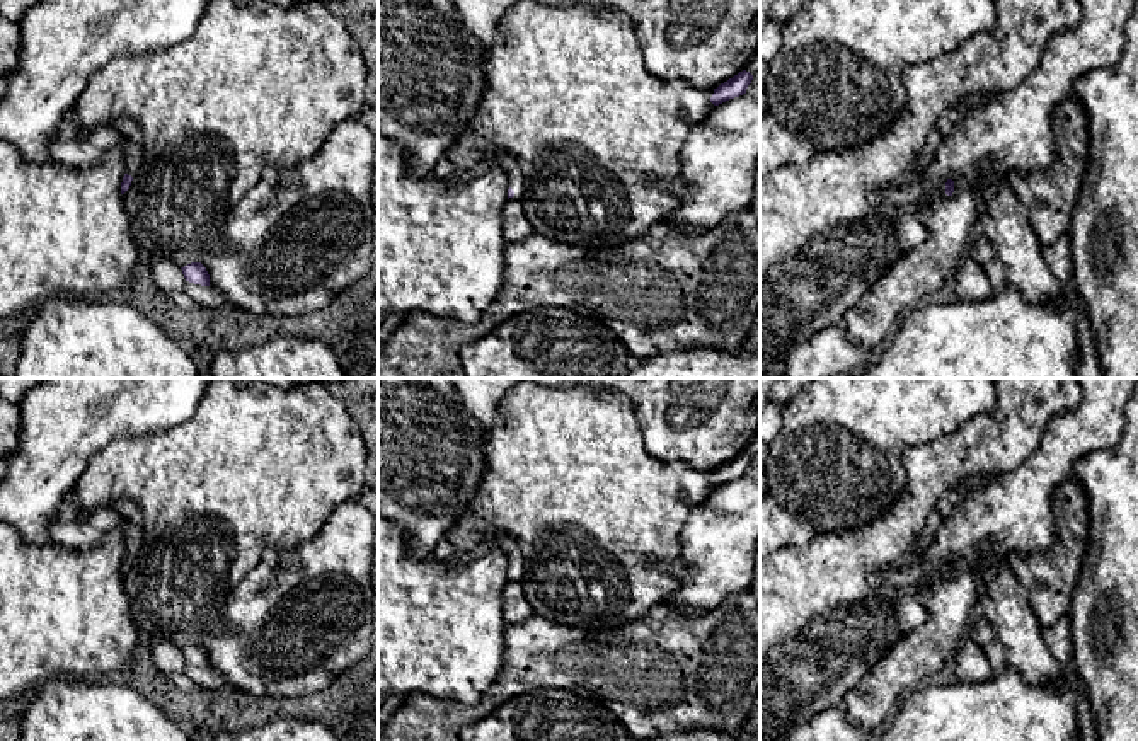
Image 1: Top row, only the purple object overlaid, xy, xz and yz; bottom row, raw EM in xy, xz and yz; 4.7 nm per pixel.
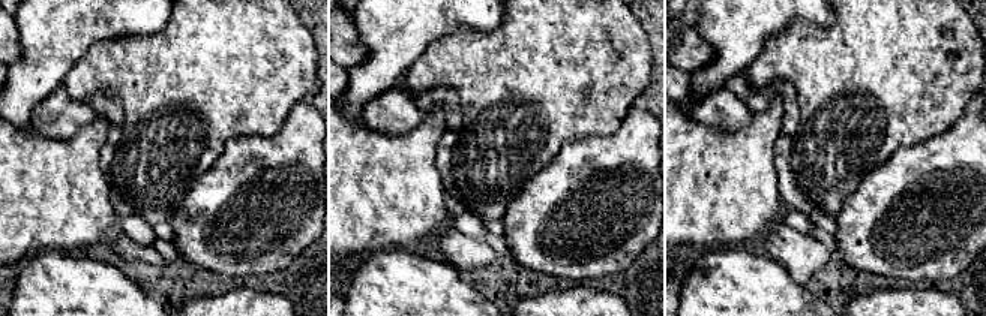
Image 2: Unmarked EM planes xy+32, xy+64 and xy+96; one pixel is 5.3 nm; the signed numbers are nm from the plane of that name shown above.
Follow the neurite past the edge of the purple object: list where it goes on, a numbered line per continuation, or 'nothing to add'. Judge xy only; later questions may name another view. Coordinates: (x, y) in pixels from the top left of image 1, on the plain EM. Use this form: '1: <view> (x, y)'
1: xy (67, 528)

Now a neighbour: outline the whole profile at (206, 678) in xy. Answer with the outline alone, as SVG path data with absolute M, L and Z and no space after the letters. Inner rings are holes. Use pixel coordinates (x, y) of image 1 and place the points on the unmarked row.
M186 663L184 675L189 676L194 683L198 683L203 690L218 690L228 686L228 681L211 668L201 668Z

